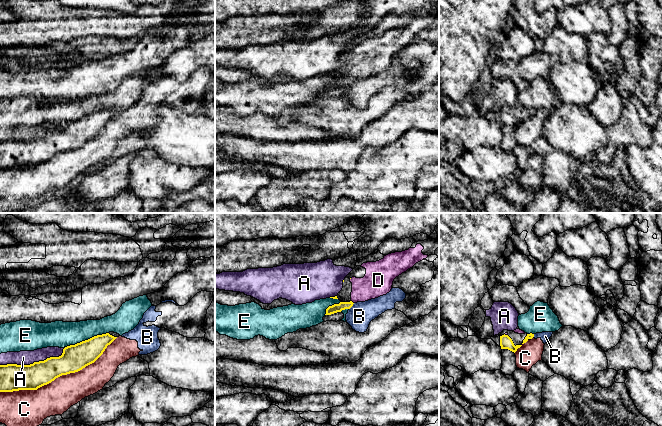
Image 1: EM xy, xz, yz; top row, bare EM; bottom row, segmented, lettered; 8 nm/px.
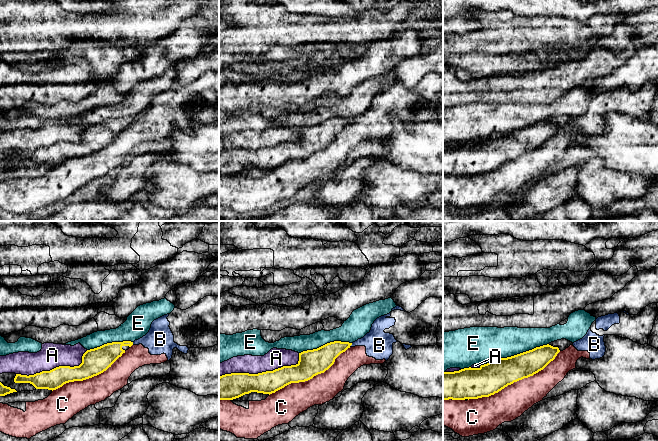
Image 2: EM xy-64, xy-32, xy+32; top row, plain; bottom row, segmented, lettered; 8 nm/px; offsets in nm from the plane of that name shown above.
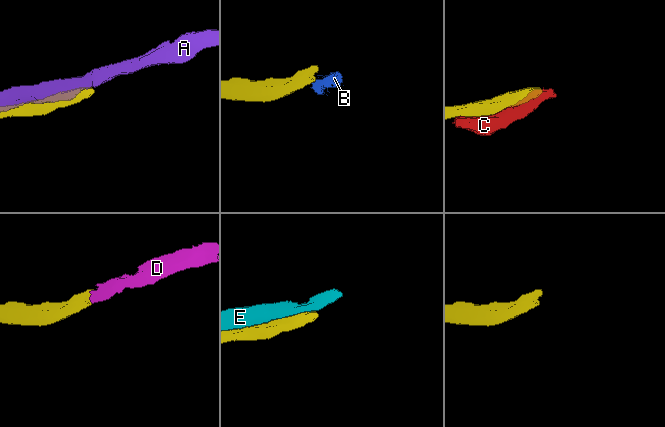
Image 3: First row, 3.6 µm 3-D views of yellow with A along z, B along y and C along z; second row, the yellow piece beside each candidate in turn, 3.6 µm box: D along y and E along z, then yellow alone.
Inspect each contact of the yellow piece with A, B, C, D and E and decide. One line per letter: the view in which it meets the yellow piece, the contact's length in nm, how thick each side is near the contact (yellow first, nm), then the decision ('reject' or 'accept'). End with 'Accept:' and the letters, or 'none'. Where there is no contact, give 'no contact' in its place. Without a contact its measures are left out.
A: meets yellow in xy; contact 550 nm long; 220 nm thick on the yellow side, 110 nm on the other; reject
B: meets yellow in xz; contact 70 nm long; 70 nm thick on the yellow side, 200 nm on the other; reject
C: meets yellow in xy; contact 1050 nm long; 220 nm thick on the yellow side, 260 nm on the other; reject
D: meets yellow in xz; contact 40 nm long; 70 nm thick on the yellow side, 220 nm on the other; accept
E: meets yellow in xy; contact 380 nm long; 220 nm thick on the yellow side, 220 nm on the other; reject
Accept: D

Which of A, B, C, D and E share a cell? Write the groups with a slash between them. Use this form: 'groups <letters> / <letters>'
groups A / B C / D / E

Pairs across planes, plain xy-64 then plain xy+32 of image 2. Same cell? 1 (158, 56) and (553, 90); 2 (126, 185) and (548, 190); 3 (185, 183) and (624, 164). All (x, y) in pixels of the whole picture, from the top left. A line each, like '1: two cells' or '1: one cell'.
1: one cell
2: one cell
3: two cells

